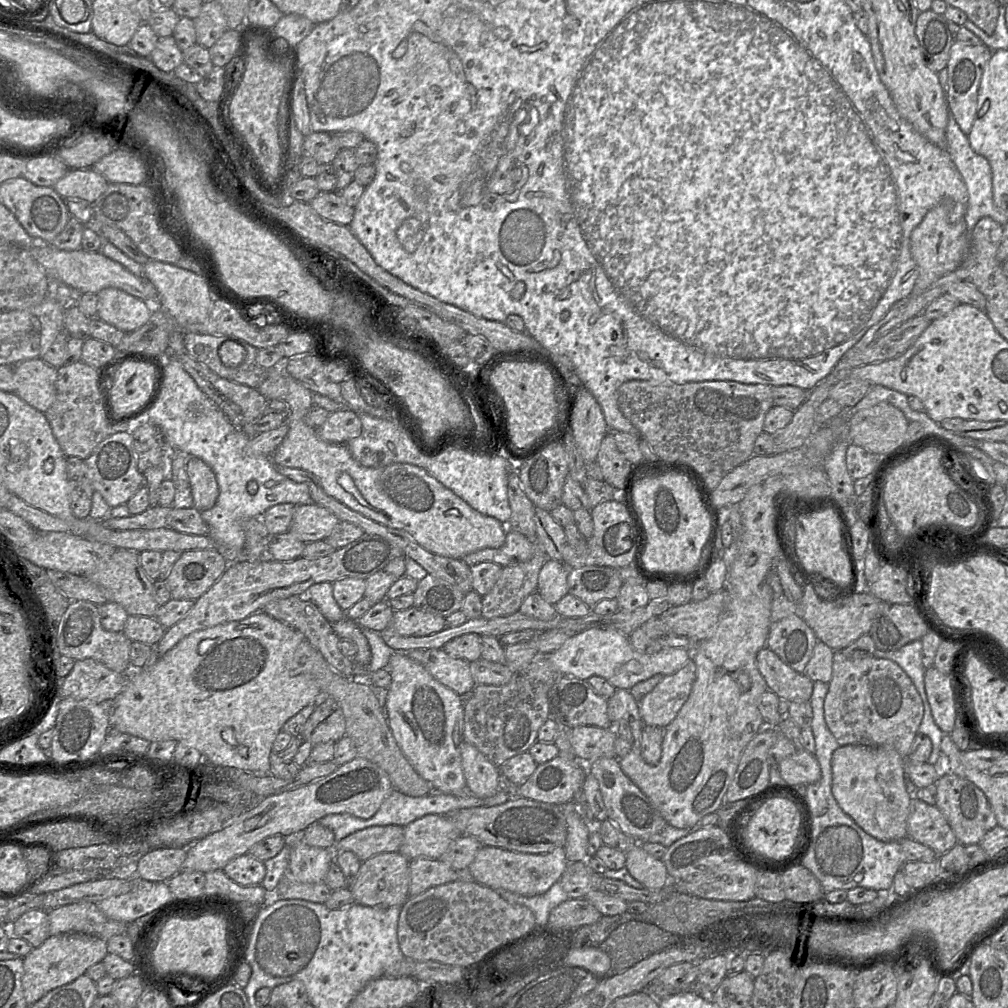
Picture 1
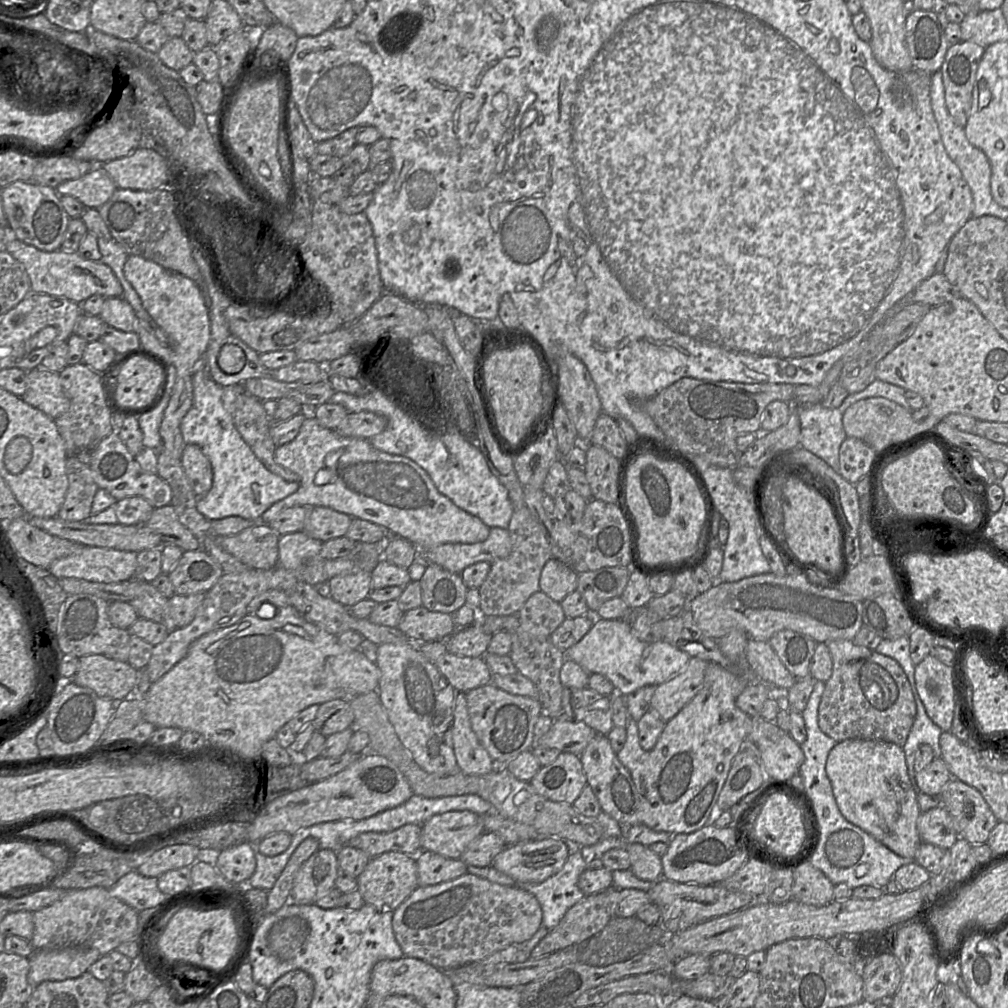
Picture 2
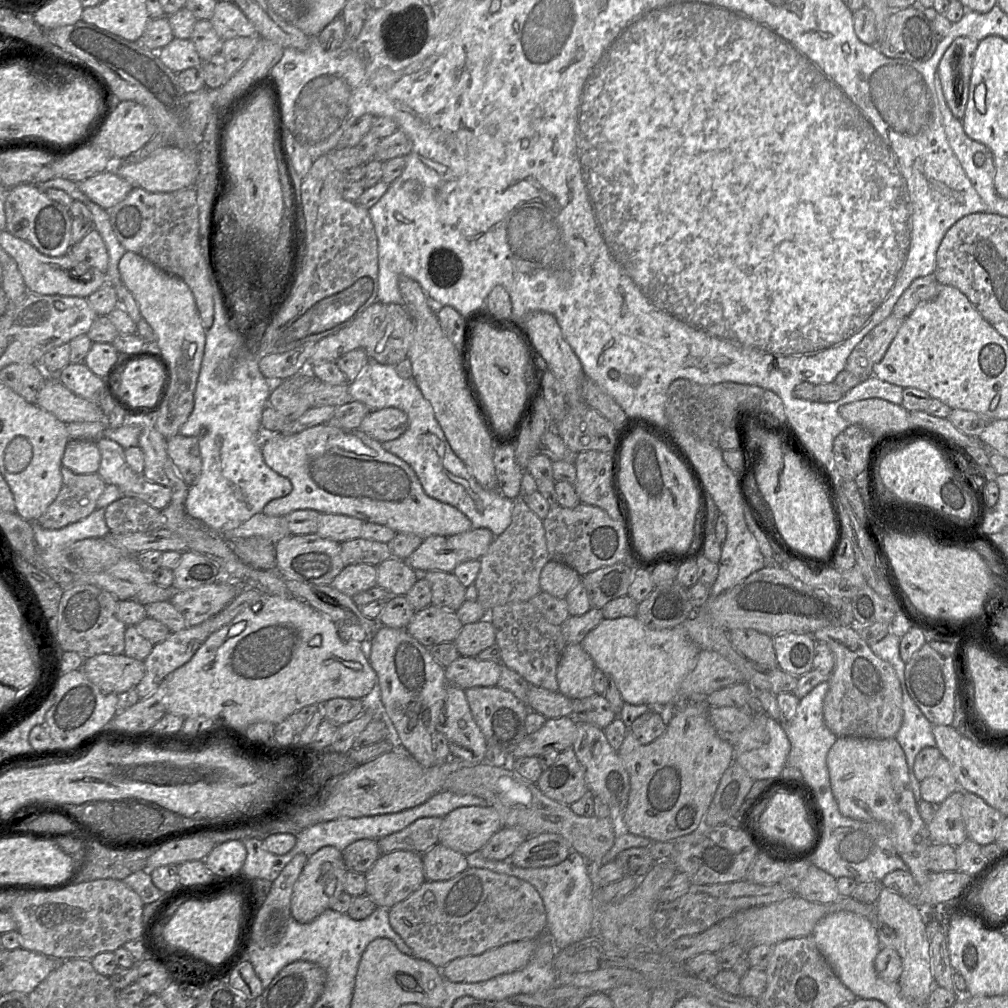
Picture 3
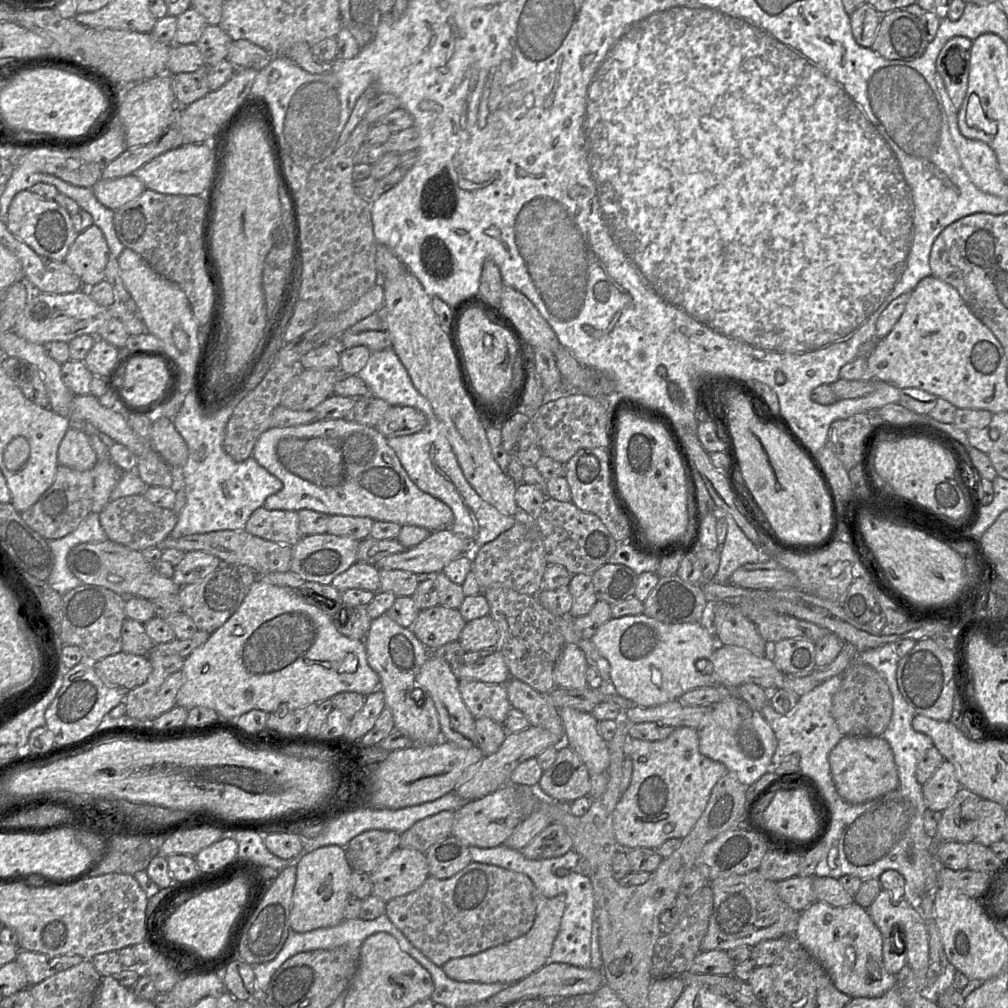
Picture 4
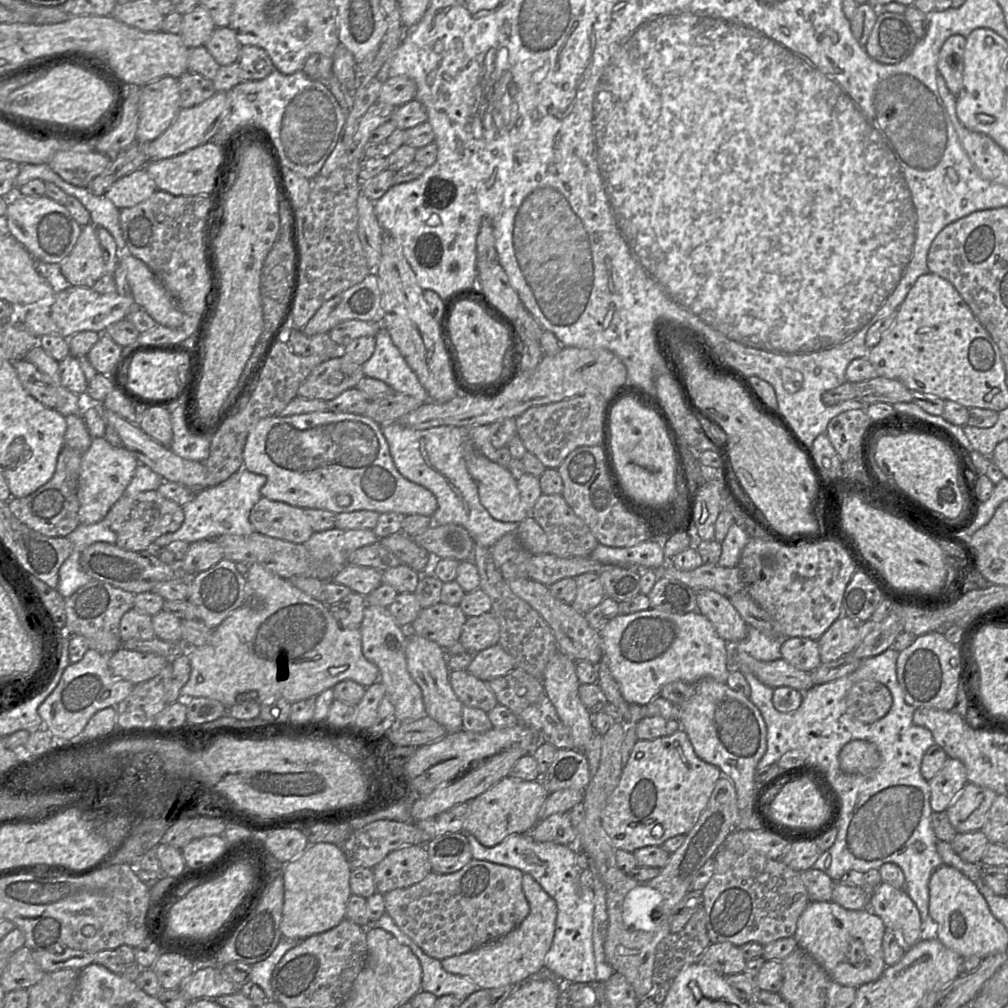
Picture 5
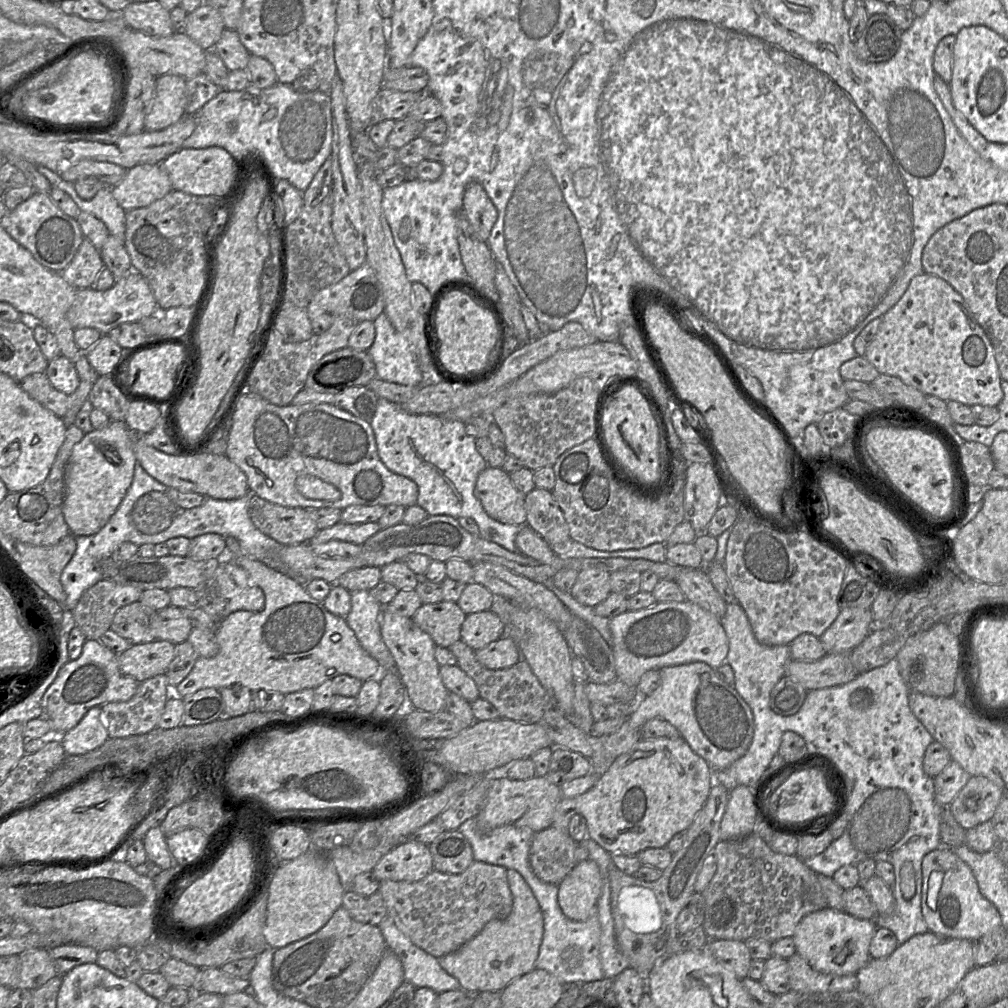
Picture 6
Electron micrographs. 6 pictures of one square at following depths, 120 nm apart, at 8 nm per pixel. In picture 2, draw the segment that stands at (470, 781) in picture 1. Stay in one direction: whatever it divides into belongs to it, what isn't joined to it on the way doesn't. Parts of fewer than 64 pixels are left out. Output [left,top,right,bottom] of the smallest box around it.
[452,692,493,775]

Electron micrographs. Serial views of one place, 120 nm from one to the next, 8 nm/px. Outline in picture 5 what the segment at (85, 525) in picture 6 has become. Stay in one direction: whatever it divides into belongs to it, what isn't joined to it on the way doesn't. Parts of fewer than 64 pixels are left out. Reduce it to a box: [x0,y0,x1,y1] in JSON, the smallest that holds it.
[78,437,139,525]

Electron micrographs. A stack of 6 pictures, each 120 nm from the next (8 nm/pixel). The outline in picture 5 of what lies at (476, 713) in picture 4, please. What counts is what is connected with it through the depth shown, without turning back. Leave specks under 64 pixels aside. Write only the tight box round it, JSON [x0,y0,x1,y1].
[449,670,498,713]

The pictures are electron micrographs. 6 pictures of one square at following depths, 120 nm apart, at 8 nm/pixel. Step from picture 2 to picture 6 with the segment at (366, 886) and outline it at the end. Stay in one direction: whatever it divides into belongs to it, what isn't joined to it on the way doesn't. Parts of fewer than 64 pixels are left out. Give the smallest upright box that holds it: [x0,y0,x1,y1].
[372,841,433,882]

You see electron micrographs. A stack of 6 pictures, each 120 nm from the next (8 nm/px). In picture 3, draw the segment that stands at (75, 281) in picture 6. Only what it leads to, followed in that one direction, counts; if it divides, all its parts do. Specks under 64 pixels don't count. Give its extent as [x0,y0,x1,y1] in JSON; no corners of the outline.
[67,229,109,273]

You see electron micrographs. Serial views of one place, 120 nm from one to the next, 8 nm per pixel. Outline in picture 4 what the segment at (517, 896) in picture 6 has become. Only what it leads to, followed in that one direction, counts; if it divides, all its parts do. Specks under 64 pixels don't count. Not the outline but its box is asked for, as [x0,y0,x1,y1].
[441,889,565,984]

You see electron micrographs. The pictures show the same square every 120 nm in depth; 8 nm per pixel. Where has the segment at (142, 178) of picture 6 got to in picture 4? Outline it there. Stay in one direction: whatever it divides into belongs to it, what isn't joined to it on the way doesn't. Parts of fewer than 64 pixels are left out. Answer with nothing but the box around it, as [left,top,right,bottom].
[91,174,146,211]

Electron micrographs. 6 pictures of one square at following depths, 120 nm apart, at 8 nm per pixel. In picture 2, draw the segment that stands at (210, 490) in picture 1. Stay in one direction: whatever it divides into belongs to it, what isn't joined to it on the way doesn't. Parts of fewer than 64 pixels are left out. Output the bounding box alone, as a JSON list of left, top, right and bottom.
[180,444,213,497]

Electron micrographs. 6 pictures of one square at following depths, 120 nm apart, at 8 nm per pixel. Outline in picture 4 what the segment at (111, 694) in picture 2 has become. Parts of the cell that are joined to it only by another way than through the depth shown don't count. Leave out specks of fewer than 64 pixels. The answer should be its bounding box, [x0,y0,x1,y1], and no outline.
[93,651,152,691]

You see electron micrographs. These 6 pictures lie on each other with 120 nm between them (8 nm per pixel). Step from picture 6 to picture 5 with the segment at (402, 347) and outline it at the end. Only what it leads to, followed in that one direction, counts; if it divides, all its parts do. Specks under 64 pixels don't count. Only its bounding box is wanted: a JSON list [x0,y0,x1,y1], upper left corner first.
[362,327,429,403]

